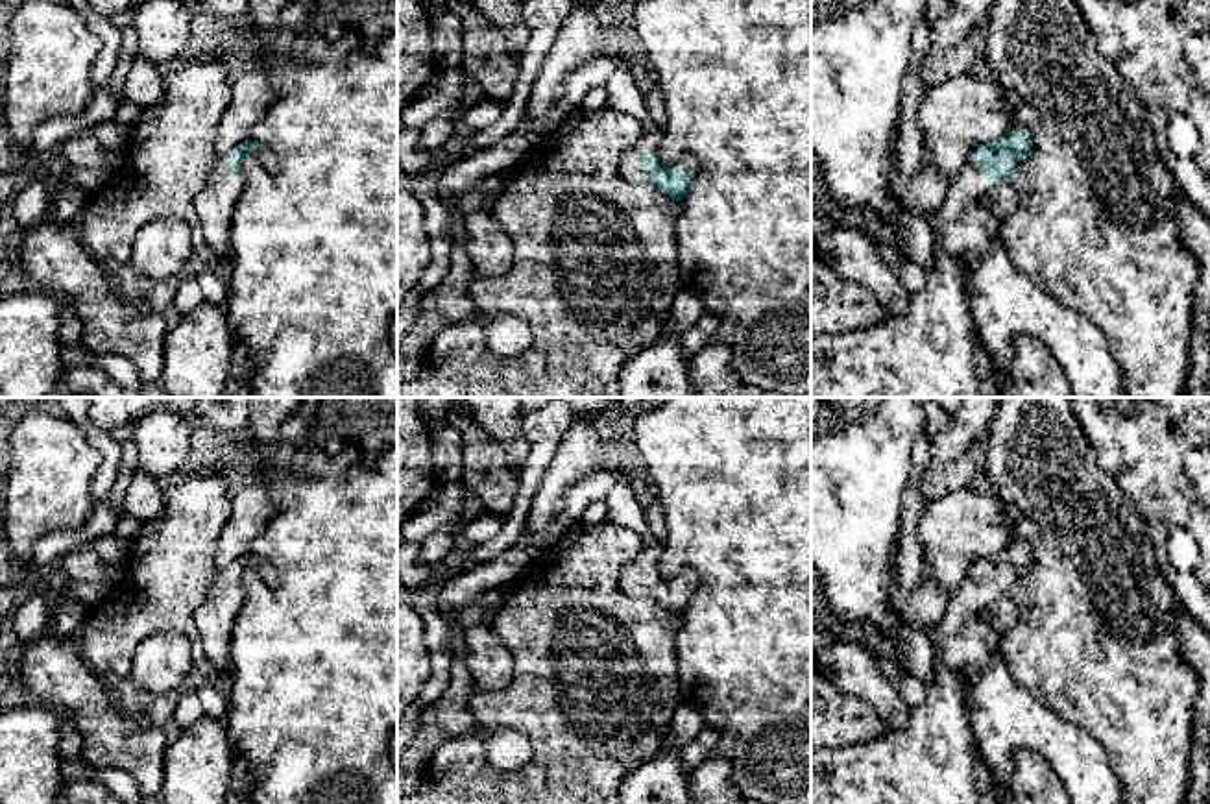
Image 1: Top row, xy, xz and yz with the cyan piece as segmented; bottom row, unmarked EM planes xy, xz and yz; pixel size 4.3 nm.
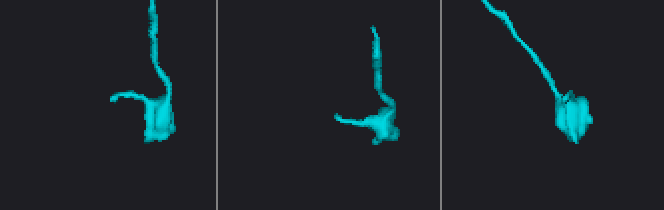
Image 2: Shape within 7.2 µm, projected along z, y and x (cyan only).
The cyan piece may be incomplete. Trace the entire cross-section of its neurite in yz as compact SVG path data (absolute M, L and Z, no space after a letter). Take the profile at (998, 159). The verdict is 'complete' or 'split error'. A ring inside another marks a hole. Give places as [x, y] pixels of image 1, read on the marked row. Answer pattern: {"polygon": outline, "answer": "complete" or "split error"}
{"polygon": "M1016 126L977 146L935 211L935 257L926 270L926 286L909 294L907 312L900 320L818 335L811 342L811 397L979 397L983 359L966 303L966 266L961 257L942 250L938 235L977 201L988 201L999 222L1014 214L1020 198L1012 176L1031 144L1029 131Z", "answer": "split error"}

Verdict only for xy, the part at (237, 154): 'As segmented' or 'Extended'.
Extended

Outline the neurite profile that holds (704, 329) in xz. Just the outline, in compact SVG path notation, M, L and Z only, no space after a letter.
M709 312L702 314L698 318L698 322L680 336L684 359L693 360L693 357L711 338L715 338L717 329L719 329L719 318L715 314L709 314Z

